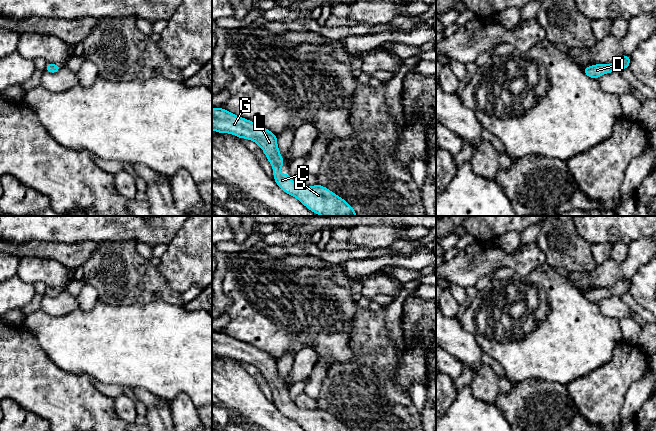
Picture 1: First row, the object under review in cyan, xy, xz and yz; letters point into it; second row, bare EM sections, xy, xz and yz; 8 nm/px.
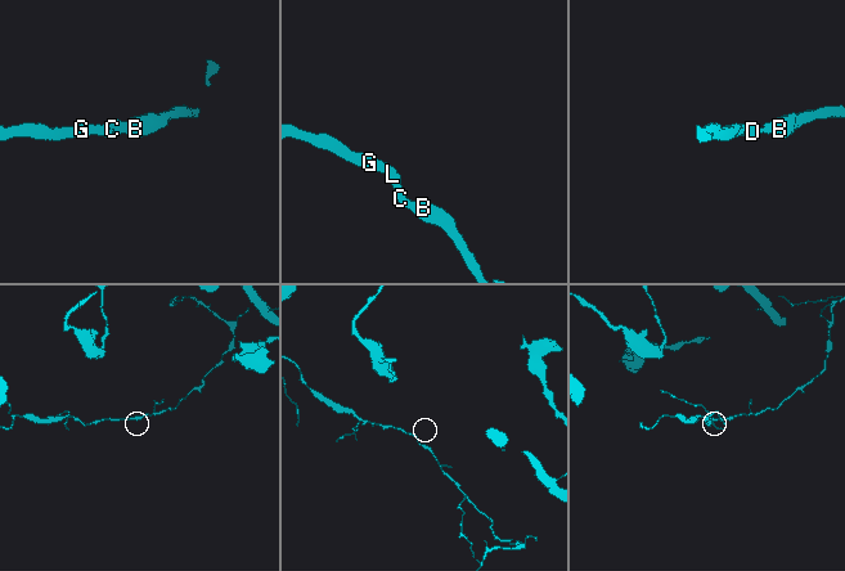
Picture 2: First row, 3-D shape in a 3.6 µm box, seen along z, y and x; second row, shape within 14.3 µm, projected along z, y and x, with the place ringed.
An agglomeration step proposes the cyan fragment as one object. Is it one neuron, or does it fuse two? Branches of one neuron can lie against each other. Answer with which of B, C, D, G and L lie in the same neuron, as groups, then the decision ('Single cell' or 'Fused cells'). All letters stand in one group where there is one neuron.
Groups: B C D G L. Single cell

